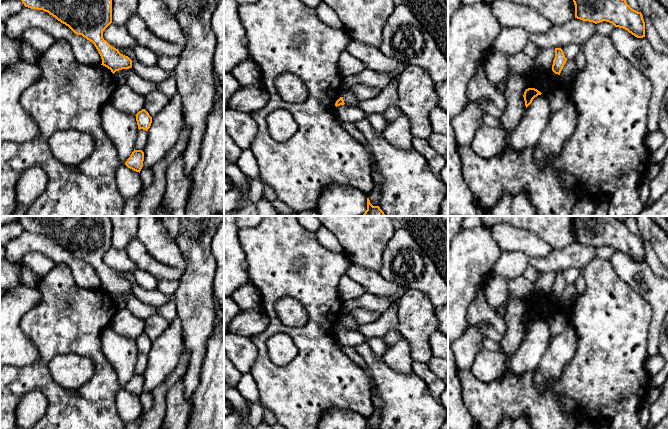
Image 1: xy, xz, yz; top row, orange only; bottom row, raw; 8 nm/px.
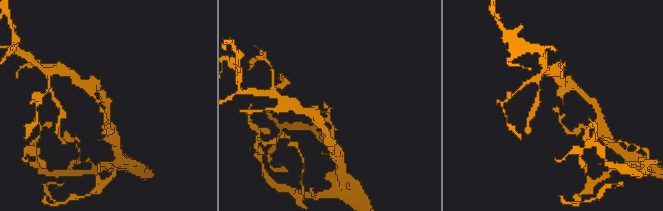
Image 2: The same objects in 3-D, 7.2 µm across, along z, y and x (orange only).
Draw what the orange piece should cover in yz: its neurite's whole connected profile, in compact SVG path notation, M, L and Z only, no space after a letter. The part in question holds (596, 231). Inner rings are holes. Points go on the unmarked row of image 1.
M575 216L575 242L595 248L606 245L623 252L637 262L645 261L641 236L632 233L613 216Z

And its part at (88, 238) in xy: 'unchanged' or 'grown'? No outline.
unchanged

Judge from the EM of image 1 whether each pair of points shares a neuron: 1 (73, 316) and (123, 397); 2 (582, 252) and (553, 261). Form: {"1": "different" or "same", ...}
{"1": "different", "2": "same"}

